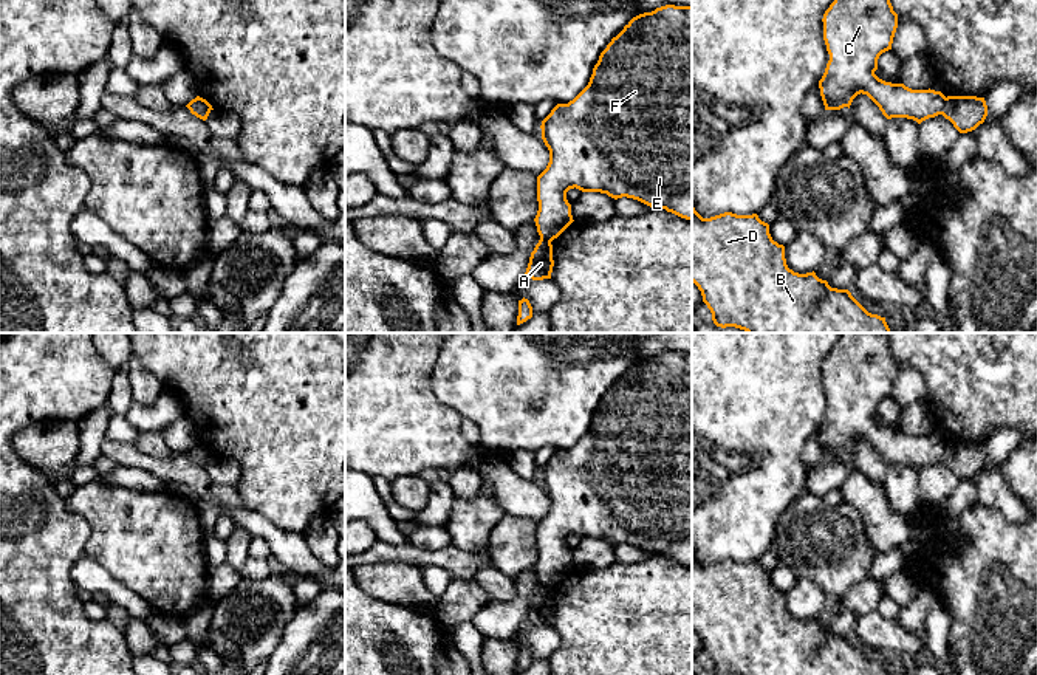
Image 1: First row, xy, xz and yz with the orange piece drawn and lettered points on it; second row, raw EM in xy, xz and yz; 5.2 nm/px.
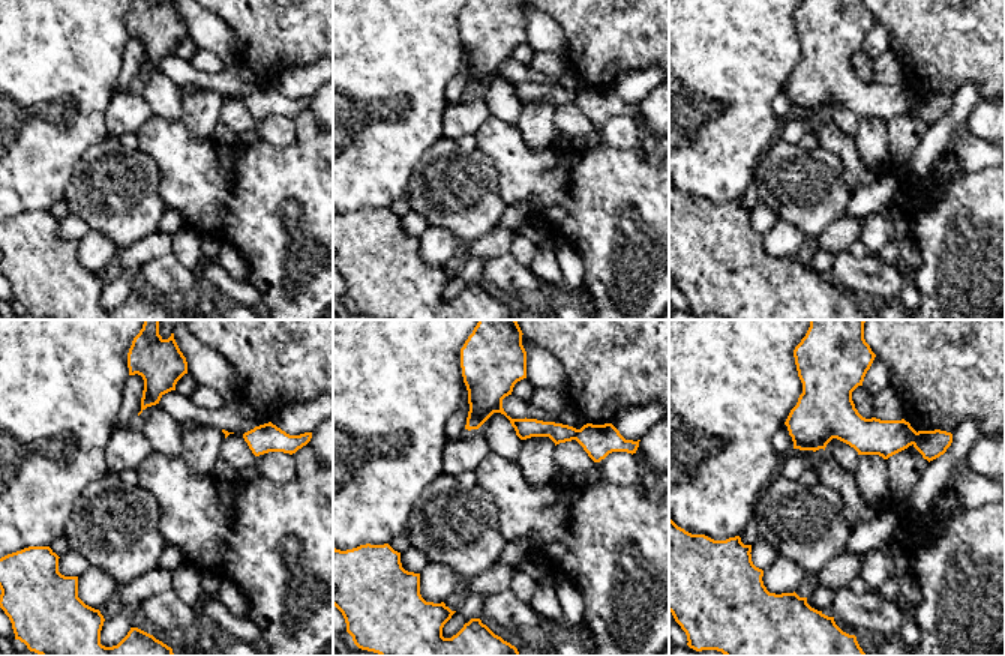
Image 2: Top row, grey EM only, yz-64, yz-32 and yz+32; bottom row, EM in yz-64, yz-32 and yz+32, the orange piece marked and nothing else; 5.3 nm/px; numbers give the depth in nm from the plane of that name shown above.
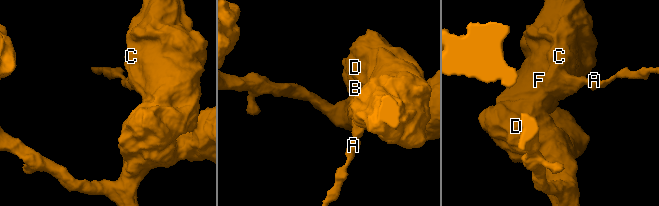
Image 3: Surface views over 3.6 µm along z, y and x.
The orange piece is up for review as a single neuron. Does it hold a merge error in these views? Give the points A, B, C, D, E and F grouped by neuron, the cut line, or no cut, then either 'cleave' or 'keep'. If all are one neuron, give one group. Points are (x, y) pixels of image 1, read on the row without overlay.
A / B C D E F; cut in yz along (946, 445), (941, 460); cleave

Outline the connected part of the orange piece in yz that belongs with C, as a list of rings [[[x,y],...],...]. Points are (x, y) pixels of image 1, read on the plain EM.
[[[840,333],[822,368],[830,401],[819,427],[825,457],[850,455],[862,440],[887,466],[907,464],[921,471],[943,461],[946,443],[941,438],[912,437],[874,421],[878,406],[892,396],[898,375],[887,333]]]

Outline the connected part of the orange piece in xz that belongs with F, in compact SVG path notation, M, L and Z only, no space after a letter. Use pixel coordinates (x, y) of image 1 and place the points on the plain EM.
M666 351L633 364L601 399L588 432L568 451L557 451L542 468L540 475L542 486L549 497L549 509L537 523L539 557L534 568L540 585L553 588L574 568L571 551L566 547L566 539L574 534L582 539L607 540L614 547L622 543L633 545L692 568L692 353Z

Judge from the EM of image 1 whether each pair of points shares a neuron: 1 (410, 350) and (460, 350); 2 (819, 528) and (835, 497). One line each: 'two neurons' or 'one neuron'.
1: two neurons
2: two neurons

